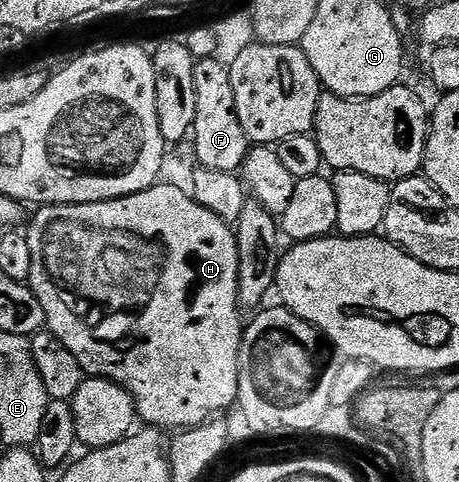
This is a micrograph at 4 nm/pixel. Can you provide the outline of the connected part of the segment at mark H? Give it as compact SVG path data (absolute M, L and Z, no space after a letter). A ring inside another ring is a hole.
M158 182L147 190L125 196L122 200L104 200L103 202L91 202L90 204L47 204L38 207L34 212L37 213L35 213L34 216L32 213L31 219L27 224L27 235L31 242L31 274L29 275L27 283L29 287L33 289L35 298L39 298L39 302L43 306L48 331L53 332L55 338L59 338L59 342L63 342L63 346L67 346L67 350L71 350L71 354L75 354L75 358L79 358L79 366L83 366L86 377L110 380L119 386L123 386L131 394L133 404L137 408L138 417L140 417L142 421L145 420L144 423L146 425L152 426L158 430L166 430L165 428L177 428L173 430L198 428L200 424L207 424L218 414L221 414L224 408L234 407L234 405L237 404L239 374L241 373L241 338L243 335L243 320L241 324L243 309L239 296L239 250L237 249L237 237L234 229L226 224L223 218L219 218L215 214L211 214L211 210L199 206L199 202L195 202L192 195L190 195L186 189L184 192L183 189L176 188L173 184L164 184L164 182Z

